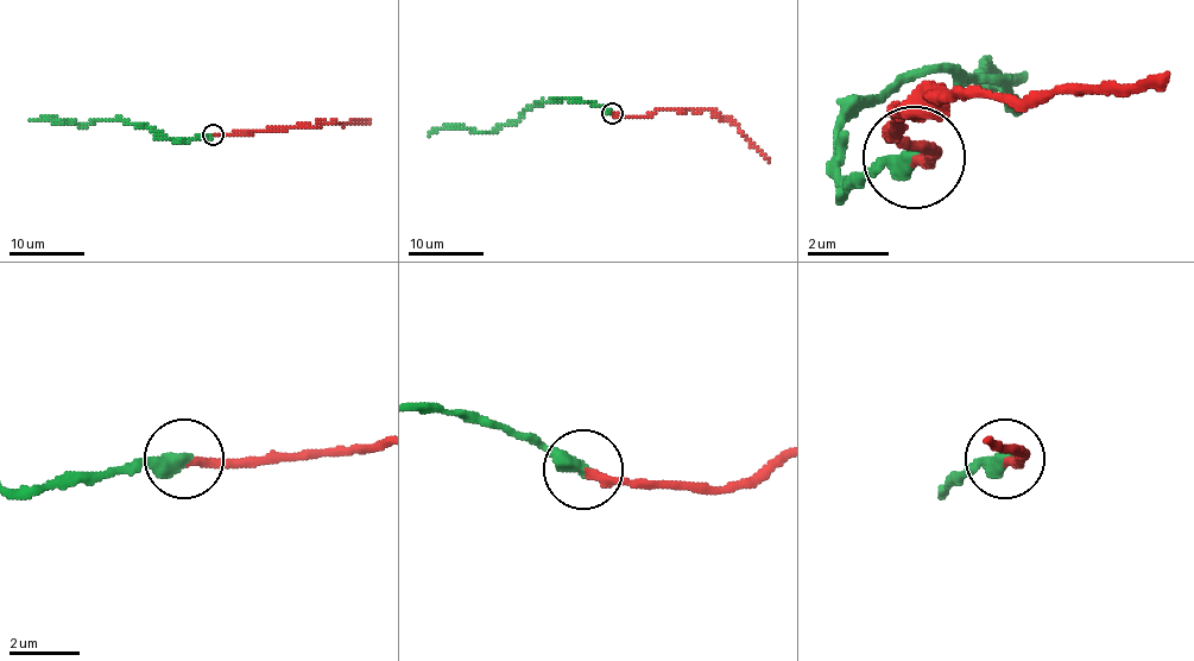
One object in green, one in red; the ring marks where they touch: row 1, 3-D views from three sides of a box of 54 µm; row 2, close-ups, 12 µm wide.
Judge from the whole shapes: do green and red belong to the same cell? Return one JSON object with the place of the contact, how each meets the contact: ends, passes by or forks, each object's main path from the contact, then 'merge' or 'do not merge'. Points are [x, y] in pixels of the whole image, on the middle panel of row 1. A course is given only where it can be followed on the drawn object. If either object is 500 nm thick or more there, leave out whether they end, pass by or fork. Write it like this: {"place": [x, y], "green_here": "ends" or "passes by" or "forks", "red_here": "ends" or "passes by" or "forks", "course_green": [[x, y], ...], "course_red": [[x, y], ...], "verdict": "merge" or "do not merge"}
{"place": [612, 113], "green_here": "ends", "red_here": "ends", "course_green": [[613, 114], [585, 101], [541, 101], [511, 124], [486, 133], [435, 127], [428, 134]], "course_red": [[613, 114], [649, 118], [662, 108], [715, 111], [728, 118], [770, 162]], "verdict": "do not merge"}

